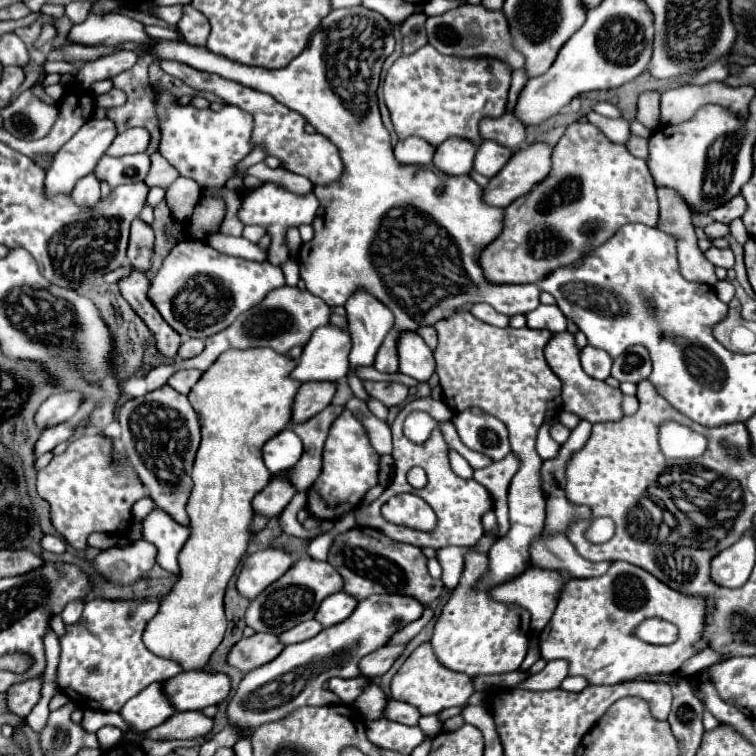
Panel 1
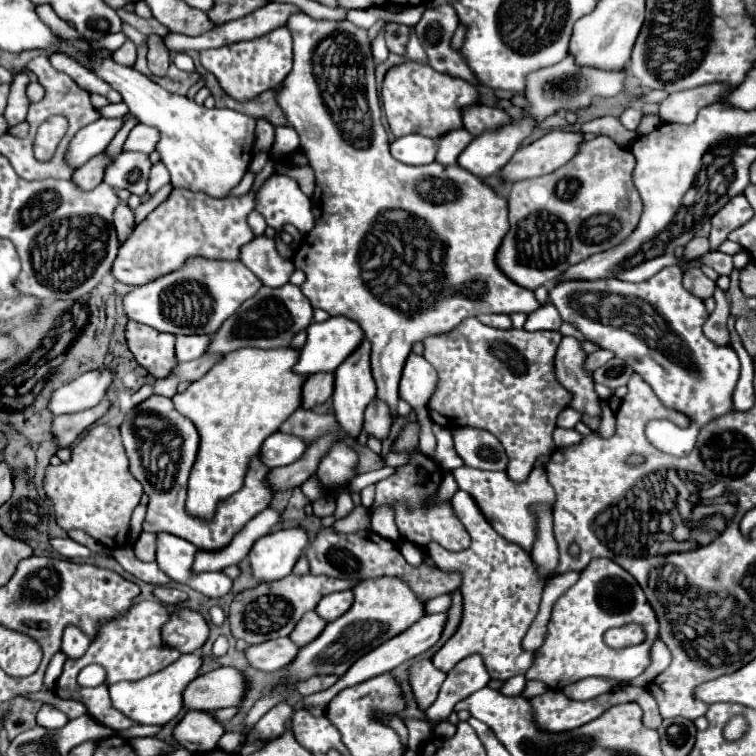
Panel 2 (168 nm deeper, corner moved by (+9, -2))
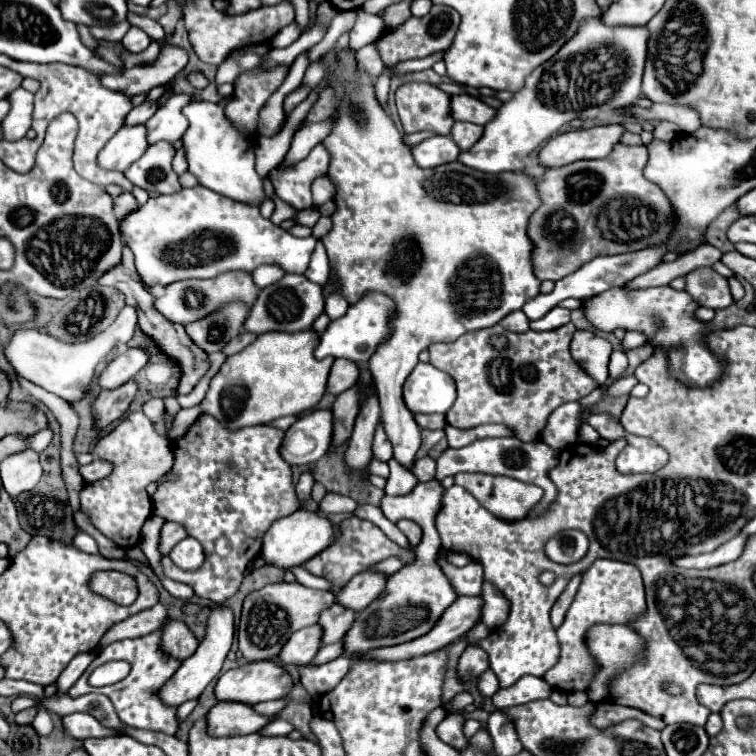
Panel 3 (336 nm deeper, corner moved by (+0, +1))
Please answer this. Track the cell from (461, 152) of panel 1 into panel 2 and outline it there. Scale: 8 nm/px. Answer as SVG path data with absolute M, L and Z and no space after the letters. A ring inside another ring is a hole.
M456 129L450 131L446 135L442 135L436 145L438 145L438 153L436 153L436 161L440 165L454 165L458 155L466 149L466 145L472 141L474 137L470 133L466 133L466 129Z

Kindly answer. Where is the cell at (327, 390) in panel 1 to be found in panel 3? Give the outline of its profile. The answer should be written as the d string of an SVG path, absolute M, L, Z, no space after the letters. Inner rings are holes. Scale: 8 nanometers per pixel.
M337 358L331 368L331 374L329 374L327 392L339 396L341 392L349 390L357 382L359 382L359 364L345 360L345 358Z

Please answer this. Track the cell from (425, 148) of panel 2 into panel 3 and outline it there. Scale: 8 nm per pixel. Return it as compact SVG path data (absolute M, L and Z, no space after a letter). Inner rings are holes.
M433 136L413 148L413 158L423 168L435 168L447 162L455 162L459 156L457 144L451 136Z

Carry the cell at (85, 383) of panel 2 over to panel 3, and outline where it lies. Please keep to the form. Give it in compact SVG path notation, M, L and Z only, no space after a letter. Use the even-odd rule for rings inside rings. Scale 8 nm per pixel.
M129 348L125 354L117 356L113 362L107 364L103 374L99 376L99 386L113 390L115 386L129 382L147 364L147 360L149 354L145 348Z

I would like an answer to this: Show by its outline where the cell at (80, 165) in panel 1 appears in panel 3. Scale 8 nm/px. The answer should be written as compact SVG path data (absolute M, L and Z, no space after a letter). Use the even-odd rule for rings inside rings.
M143 102L131 110L131 116L127 116L127 124L145 124L159 108L159 102Z

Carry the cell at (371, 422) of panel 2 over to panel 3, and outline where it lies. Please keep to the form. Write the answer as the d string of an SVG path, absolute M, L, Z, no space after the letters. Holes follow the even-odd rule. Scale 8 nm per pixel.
M379 424L377 426L377 432L375 432L375 440L373 440L373 454L377 460L381 462L389 462L391 456L393 456L393 450L391 450L391 442L383 430L383 426Z

